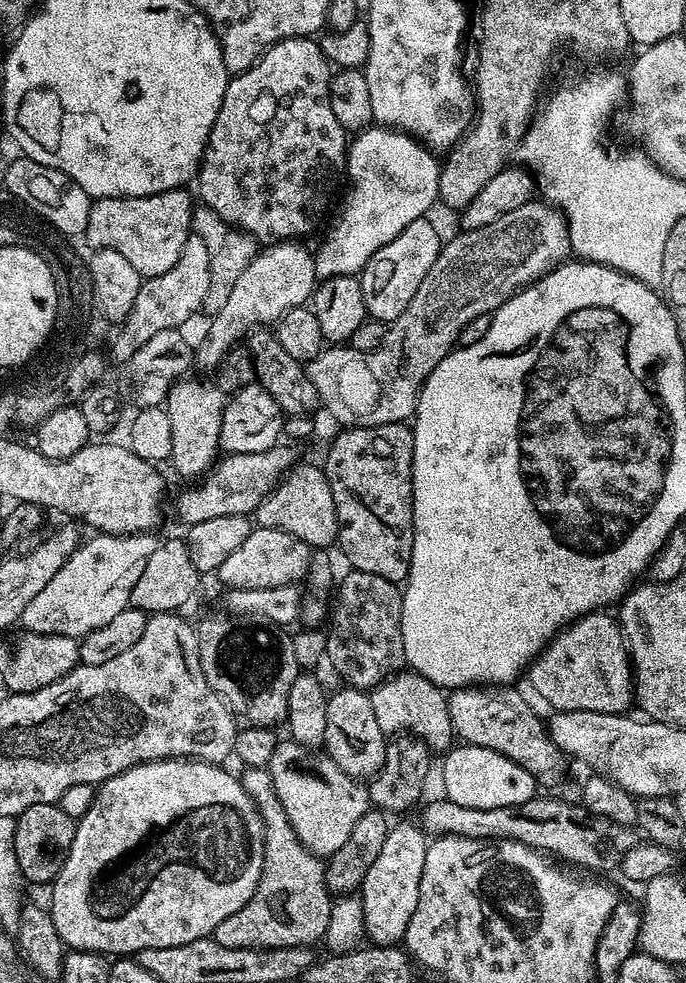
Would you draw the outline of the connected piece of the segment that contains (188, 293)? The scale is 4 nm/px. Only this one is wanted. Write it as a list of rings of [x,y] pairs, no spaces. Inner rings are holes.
[[[195,233],[189,235],[183,246],[178,262],[164,274],[147,277],[139,288],[139,296],[135,299],[138,310],[154,309],[153,327],[177,328],[200,307],[203,307],[206,290],[209,289],[209,251]]]

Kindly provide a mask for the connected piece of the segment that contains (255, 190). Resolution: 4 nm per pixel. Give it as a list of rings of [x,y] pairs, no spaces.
[[[306,36],[278,42],[264,52],[250,70],[233,75],[226,86],[218,118],[200,159],[198,181],[203,207],[212,208],[227,224],[260,242],[304,238],[328,208],[332,187],[346,168],[349,133],[330,110],[330,82],[334,75],[319,43]]]

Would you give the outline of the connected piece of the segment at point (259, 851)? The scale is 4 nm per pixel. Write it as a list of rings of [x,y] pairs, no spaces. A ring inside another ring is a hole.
[[[177,758],[174,760],[151,760],[149,764],[135,764],[133,768],[128,768],[125,772],[119,772],[117,776],[112,776],[109,780],[104,781],[103,784],[96,788],[95,800],[85,810],[84,816],[75,821],[76,833],[72,839],[72,845],[68,851],[66,862],[62,866],[62,870],[57,874],[56,879],[50,885],[52,891],[52,904],[50,903],[50,911],[52,914],[52,921],[54,922],[54,930],[58,930],[58,934],[62,938],[62,942],[69,949],[78,952],[102,952],[112,958],[124,958],[129,954],[135,954],[146,950],[150,946],[182,946],[185,942],[194,942],[203,936],[212,936],[216,931],[216,927],[223,922],[226,918],[230,918],[230,914],[234,914],[238,910],[242,910],[242,906],[246,906],[246,902],[250,902],[250,898],[254,894],[254,890],[260,881],[260,874],[262,862],[264,861],[264,842],[262,839],[262,825],[259,819],[252,818],[249,822],[248,828],[244,825],[244,815],[248,812],[251,813],[253,802],[248,797],[248,792],[244,789],[243,784],[235,775],[231,776],[230,773],[224,769],[220,764],[209,764],[206,760],[194,760],[191,758]]]

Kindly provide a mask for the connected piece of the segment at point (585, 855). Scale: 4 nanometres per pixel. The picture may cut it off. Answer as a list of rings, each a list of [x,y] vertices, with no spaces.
[[[543,794],[521,804],[490,810],[458,806],[458,802],[453,800],[439,799],[430,801],[418,817],[420,827],[432,838],[465,836],[483,840],[517,840],[546,854],[554,852],[586,868],[604,868],[607,864],[617,865],[626,852],[638,843],[638,832],[635,827],[607,820],[605,816],[591,816],[588,809],[579,803],[567,804],[564,800],[551,800]]]

